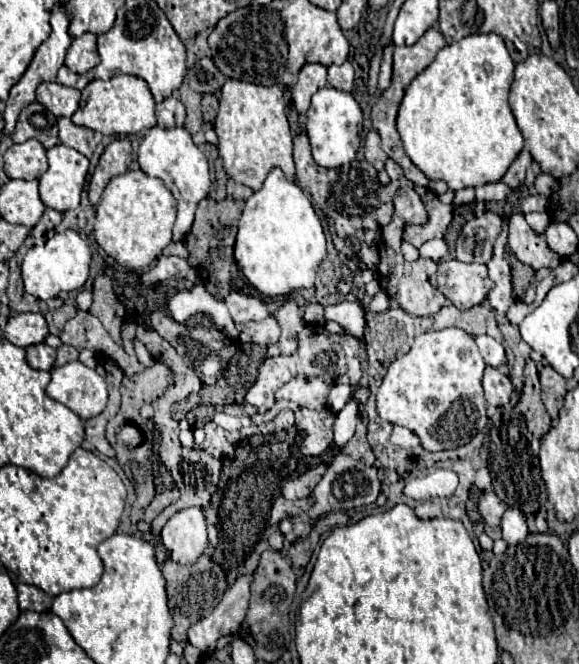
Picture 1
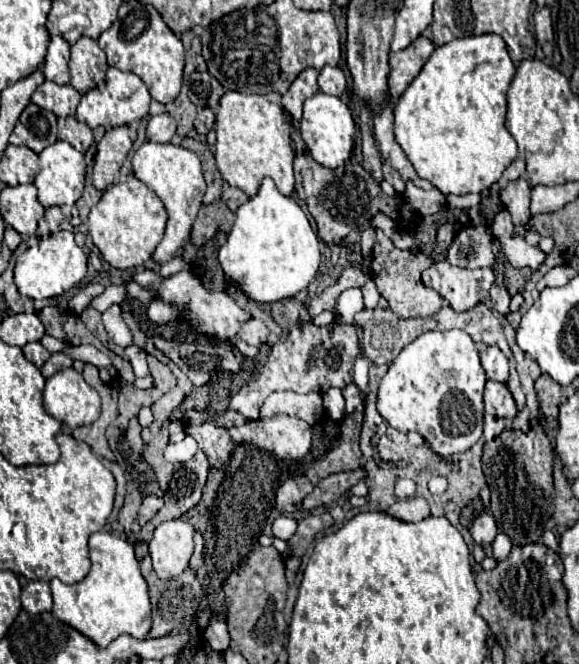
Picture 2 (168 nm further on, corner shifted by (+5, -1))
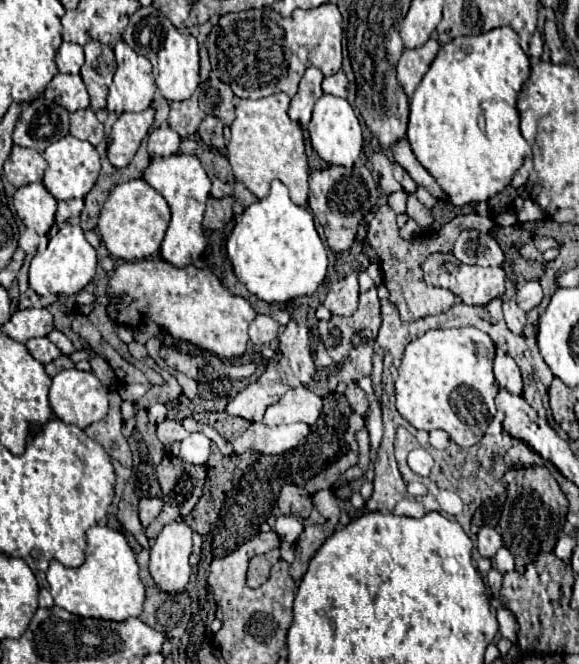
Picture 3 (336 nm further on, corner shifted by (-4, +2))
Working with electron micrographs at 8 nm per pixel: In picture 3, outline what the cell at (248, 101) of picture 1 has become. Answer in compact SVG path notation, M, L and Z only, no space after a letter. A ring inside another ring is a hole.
M279 92L259 100L239 100L237 118L231 124L231 140L227 144L227 158L233 174L243 182L257 198L269 194L269 184L281 180L297 206L305 206L309 198L309 166L303 148L303 130L287 116L289 96Z

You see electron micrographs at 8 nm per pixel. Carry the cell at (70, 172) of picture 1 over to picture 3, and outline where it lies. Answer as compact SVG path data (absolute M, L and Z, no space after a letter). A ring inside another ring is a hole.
M65 136L57 142L53 142L45 152L43 158L47 160L47 170L43 184L45 188L57 198L57 200L71 200L71 198L85 198L85 194L93 188L99 172L101 172L101 160L93 144L79 140L75 136Z

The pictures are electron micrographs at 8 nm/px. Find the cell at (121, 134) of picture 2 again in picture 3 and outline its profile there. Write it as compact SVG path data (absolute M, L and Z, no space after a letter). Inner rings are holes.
M149 106L143 112L123 112L111 130L109 160L115 168L123 168L135 156L141 140L147 136L155 118L155 110Z

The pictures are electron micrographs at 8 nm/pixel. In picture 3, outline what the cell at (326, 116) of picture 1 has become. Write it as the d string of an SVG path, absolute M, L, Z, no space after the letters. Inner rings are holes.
M323 94L313 110L313 118L307 126L311 144L315 152L327 162L335 166L353 166L361 154L361 144L363 144L363 134L361 134L361 124L351 108L351 104L343 98Z

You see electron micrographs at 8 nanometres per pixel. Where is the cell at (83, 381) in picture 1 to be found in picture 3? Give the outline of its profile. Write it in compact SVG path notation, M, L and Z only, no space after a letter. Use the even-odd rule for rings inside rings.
M77 368L59 372L53 378L51 390L49 390L49 404L53 414L65 422L75 424L79 428L87 428L93 422L99 422L107 416L107 390L101 386L99 378L93 372L83 372Z

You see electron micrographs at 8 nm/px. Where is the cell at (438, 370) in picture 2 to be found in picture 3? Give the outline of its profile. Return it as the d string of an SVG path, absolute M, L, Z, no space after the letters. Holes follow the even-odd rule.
M445 328L445 330L429 330L417 340L413 340L403 354L403 362L399 366L399 376L395 380L395 406L403 418L409 420L417 430L445 430L451 440L459 446L473 446L477 444L491 418L495 416L495 396L499 392L499 386L493 376L493 356L495 356L495 344L493 340L477 330L477 328Z

